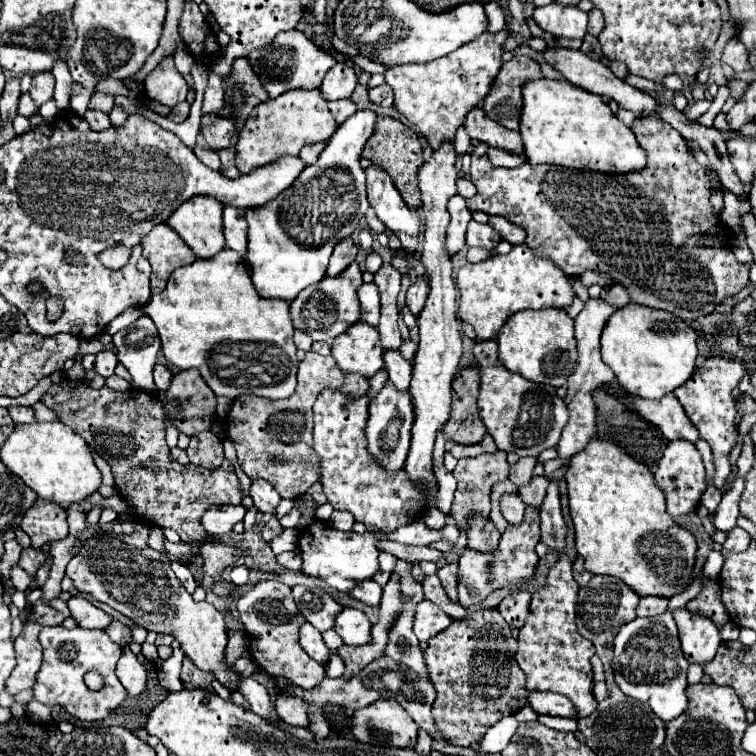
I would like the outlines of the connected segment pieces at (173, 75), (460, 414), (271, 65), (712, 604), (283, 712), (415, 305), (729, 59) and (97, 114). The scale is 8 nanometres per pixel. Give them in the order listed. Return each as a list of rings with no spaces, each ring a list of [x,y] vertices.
[[[164,57],[156,69],[146,77],[146,97],[166,107],[174,107],[186,101],[188,85],[174,65],[174,57]]]
[[[480,365],[462,367],[452,381],[452,415],[444,427],[450,441],[460,445],[474,445],[486,435],[476,407],[480,391]]]
[[[292,29],[278,33],[272,45],[262,49],[262,53],[250,53],[248,57],[254,65],[254,71],[260,77],[260,83],[270,93],[270,97],[278,97],[280,93],[286,93],[288,89],[316,89],[320,87],[324,75],[330,67],[336,65],[336,59],[316,47],[302,31]]]
[[[706,581],[702,593],[692,601],[688,601],[686,609],[692,613],[702,613],[710,617],[716,625],[724,625],[726,621],[730,621],[726,607],[722,605],[722,599],[720,599],[720,585],[716,581]]]
[[[278,697],[276,699],[276,713],[278,717],[282,717],[286,723],[290,725],[300,725],[300,727],[308,727],[310,725],[310,717],[307,712],[308,704],[299,697]]]
[[[418,279],[416,283],[410,285],[410,289],[406,293],[406,307],[410,309],[410,313],[414,317],[418,317],[418,313],[422,311],[424,301],[426,301],[426,281]]]
[[[730,39],[730,41],[728,41],[728,45],[724,47],[722,61],[728,63],[730,67],[734,67],[736,71],[746,71],[746,69],[750,69],[748,53],[746,53],[744,45],[742,45],[738,39]]]
[[[88,111],[88,113],[84,115],[84,119],[88,121],[88,125],[90,125],[92,131],[106,131],[106,129],[112,127],[108,115],[102,113],[102,111]]]

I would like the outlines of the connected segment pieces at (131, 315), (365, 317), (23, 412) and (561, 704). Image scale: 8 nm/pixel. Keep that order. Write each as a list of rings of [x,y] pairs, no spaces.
[[[126,309],[126,311],[122,311],[110,325],[108,325],[108,333],[110,335],[116,335],[120,329],[124,329],[124,327],[128,327],[130,323],[134,323],[134,319],[138,319],[142,315],[142,311],[140,309]]]
[[[364,283],[358,289],[358,299],[360,299],[360,305],[362,305],[362,321],[376,327],[378,317],[380,317],[380,297],[378,297],[376,285]]]
[[[12,405],[10,407],[10,417],[12,417],[14,423],[32,423],[34,421],[34,409]]]
[[[528,691],[528,705],[536,713],[548,713],[548,715],[558,715],[558,717],[576,717],[574,705],[570,699],[550,693],[550,691]]]

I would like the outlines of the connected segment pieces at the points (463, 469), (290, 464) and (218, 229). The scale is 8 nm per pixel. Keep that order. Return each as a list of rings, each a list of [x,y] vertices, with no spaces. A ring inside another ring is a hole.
[[[500,451],[500,455],[498,453],[484,453],[478,457],[472,457],[472,459],[458,461],[456,469],[452,471],[454,477],[458,479],[458,489],[456,489],[456,495],[452,501],[452,509],[450,509],[450,517],[456,521],[458,529],[466,531],[472,515],[488,517],[488,513],[490,513],[490,489],[494,483],[506,481],[508,471],[510,471],[510,465],[506,461],[506,453],[502,453],[502,451]]]
[[[308,351],[298,365],[298,387],[292,397],[266,401],[254,395],[244,395],[242,401],[234,403],[228,417],[228,439],[234,443],[238,463],[250,481],[264,479],[280,493],[282,499],[298,499],[320,479],[320,457],[312,447],[312,405],[324,389],[342,391],[348,397],[364,397],[370,383],[366,377],[342,373],[332,357]]]
[[[192,197],[182,203],[166,223],[184,239],[196,257],[212,259],[224,249],[222,209],[224,205],[214,201],[214,197]]]

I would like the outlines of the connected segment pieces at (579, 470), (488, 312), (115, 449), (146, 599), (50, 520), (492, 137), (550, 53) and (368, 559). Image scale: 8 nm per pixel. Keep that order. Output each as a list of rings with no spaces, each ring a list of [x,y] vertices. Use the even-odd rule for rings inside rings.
[[[594,437],[580,453],[570,457],[564,477],[568,485],[570,517],[576,533],[576,551],[584,557],[586,569],[590,573],[614,575],[642,597],[672,597],[688,587],[688,583],[692,581],[692,567],[696,559],[696,539],[690,531],[666,517],[664,493],[654,485],[652,471],[644,463],[630,457],[616,443]]]
[[[526,243],[514,245],[508,255],[492,255],[480,263],[466,263],[458,271],[456,283],[460,289],[458,315],[464,323],[474,327],[478,339],[496,339],[508,315],[516,311],[542,307],[566,309],[574,297],[570,279],[562,269],[558,269],[548,257],[538,257],[538,253]]]
[[[64,379],[60,383],[52,383],[48,393],[42,397],[42,403],[54,409],[62,423],[72,427],[78,435],[82,435],[90,447],[94,447],[100,457],[112,467],[112,475],[116,481],[116,487],[120,495],[126,499],[126,503],[136,511],[136,515],[142,521],[152,521],[158,527],[174,529],[182,541],[192,543],[196,539],[202,539],[206,531],[202,529],[202,515],[210,505],[224,505],[226,499],[232,505],[238,505],[242,501],[240,483],[234,473],[228,473],[224,469],[202,469],[198,465],[182,465],[176,463],[170,455],[170,447],[164,439],[164,423],[162,423],[162,405],[154,393],[146,393],[140,389],[130,389],[124,393],[112,391],[108,387],[102,389],[90,389],[84,381]]]
[[[102,529],[96,533],[98,535],[82,543],[80,553],[74,555],[66,567],[66,575],[74,581],[74,587],[90,593],[96,601],[110,605],[148,631],[174,635],[198,669],[212,671],[216,681],[234,691],[234,681],[238,681],[240,675],[234,671],[234,667],[226,667],[224,661],[224,649],[228,643],[224,615],[210,603],[202,605],[192,599],[184,585],[176,579],[174,571],[170,569],[170,559],[164,553],[150,547],[142,551],[134,549]]]
[[[36,499],[36,503],[24,513],[20,527],[30,535],[32,547],[40,549],[44,543],[68,535],[66,511],[58,503]]]
[[[474,107],[464,121],[464,129],[474,141],[484,141],[490,147],[498,147],[510,153],[522,153],[522,137],[516,131],[510,131],[496,121],[492,121],[482,107]]]
[[[554,47],[554,49],[548,49],[546,51],[546,61],[550,65],[554,65],[570,83],[590,91],[590,93],[596,93],[596,95],[602,95],[602,97],[608,97],[608,99],[614,99],[622,109],[630,109],[634,111],[636,117],[646,117],[646,115],[656,115],[658,113],[658,101],[656,97],[628,85],[626,81],[618,79],[606,65],[602,65],[600,61],[592,61],[588,59],[582,51],[576,51],[576,49],[562,49],[562,47]]]
[[[312,523],[300,529],[298,549],[304,559],[302,571],[314,577],[324,579],[332,589],[350,591],[358,583],[372,579],[374,573],[380,571],[378,563],[378,543],[384,541],[384,533],[364,531],[362,535],[356,531],[338,531],[328,523]]]

